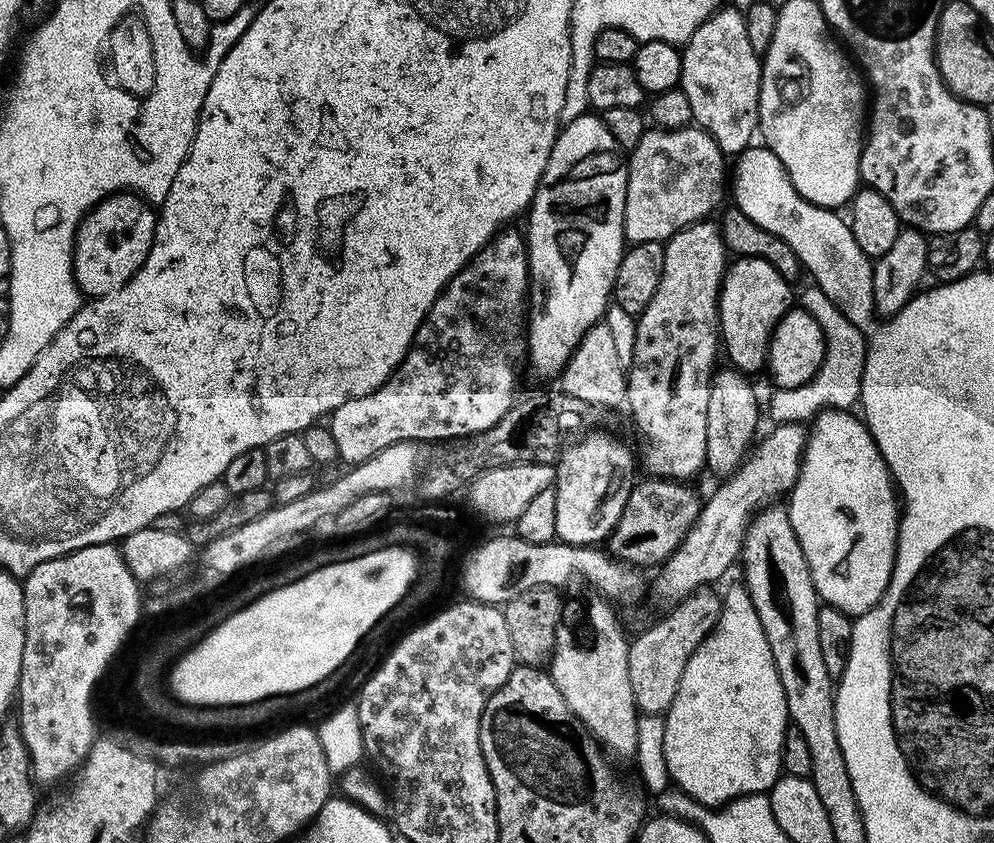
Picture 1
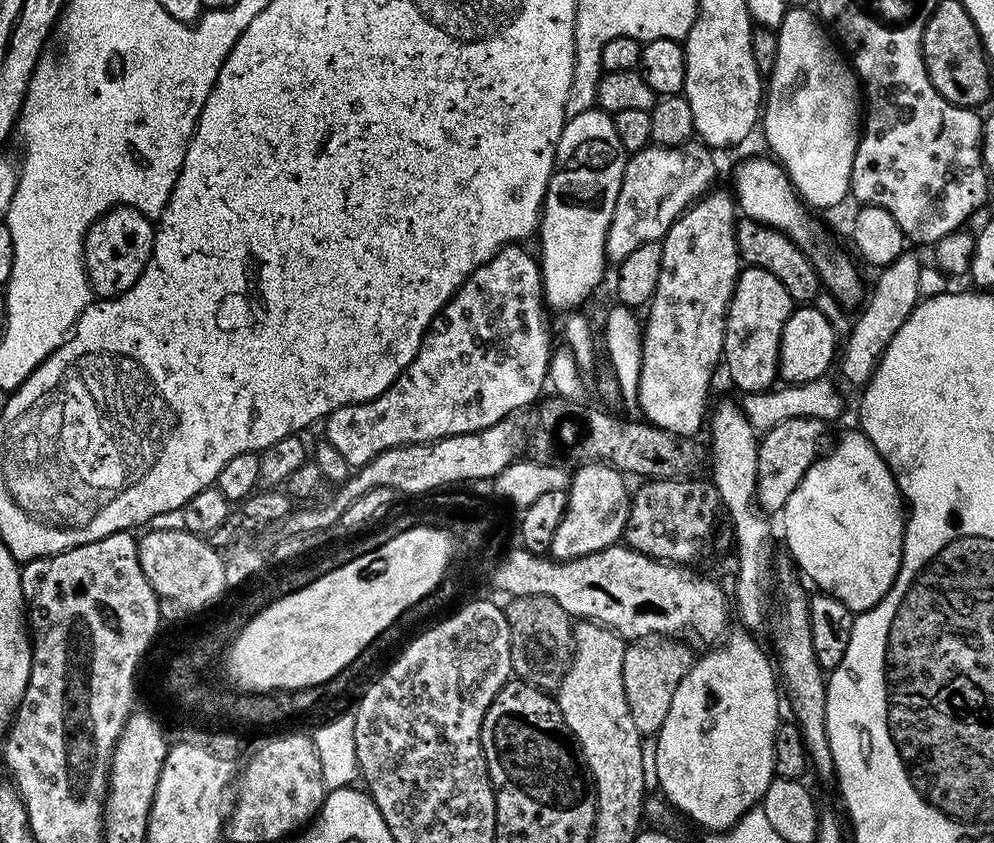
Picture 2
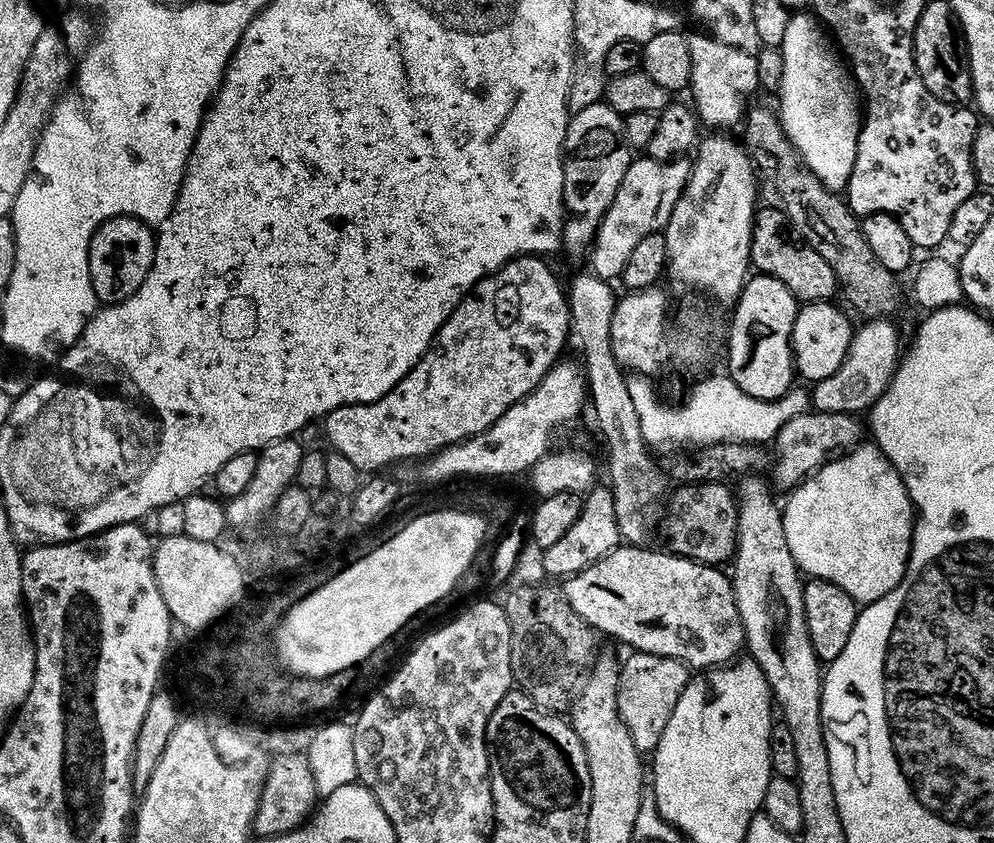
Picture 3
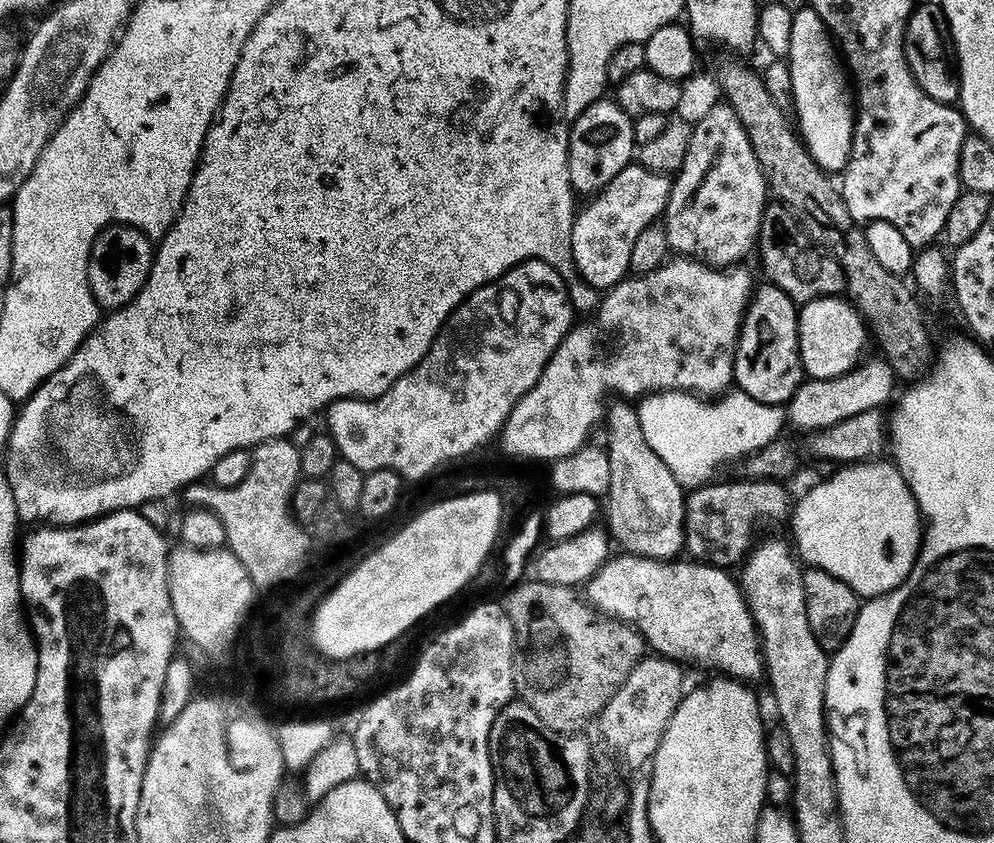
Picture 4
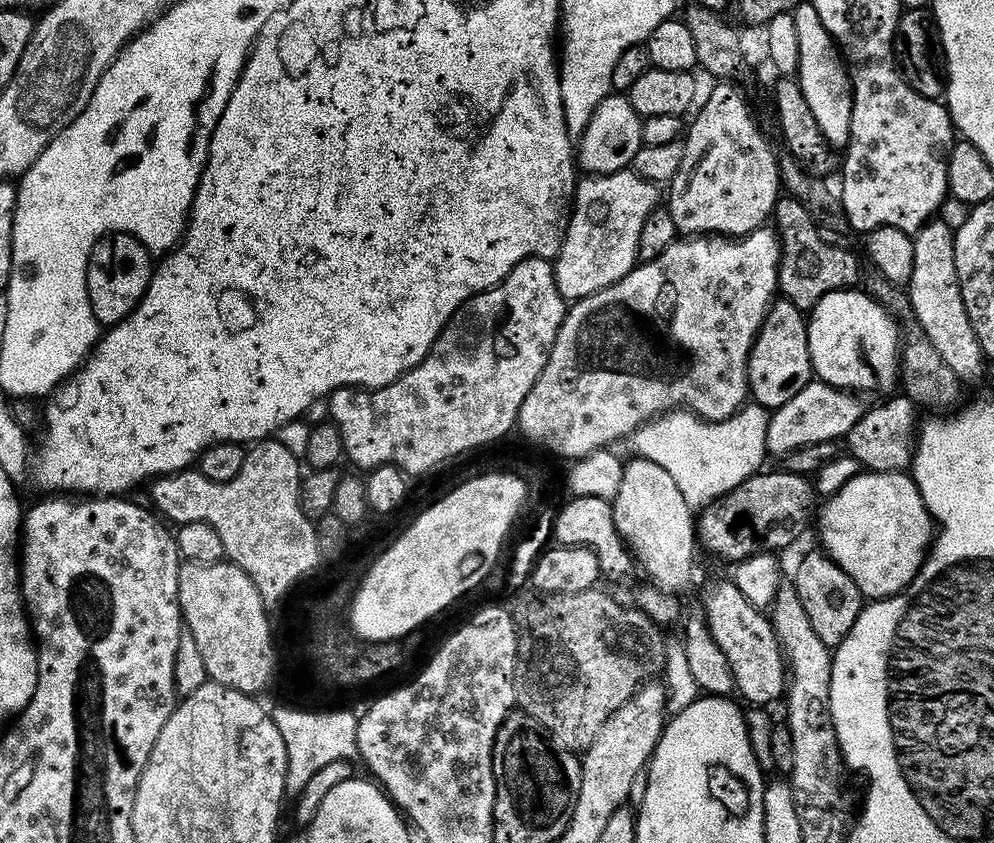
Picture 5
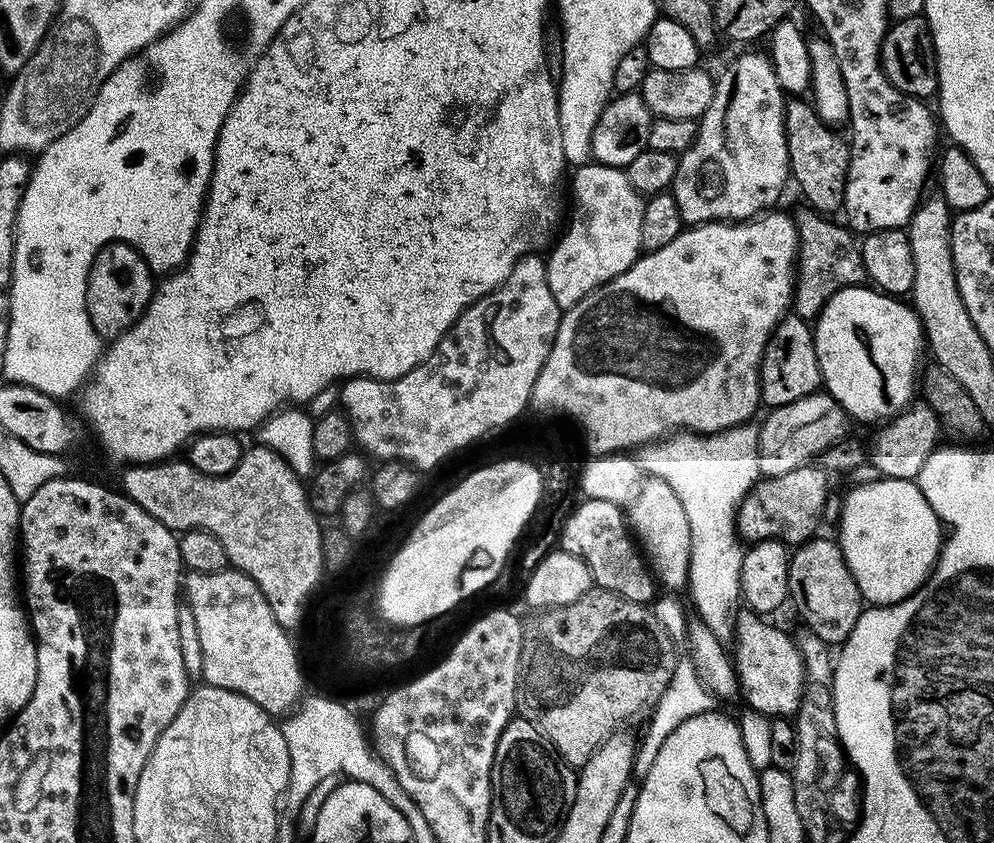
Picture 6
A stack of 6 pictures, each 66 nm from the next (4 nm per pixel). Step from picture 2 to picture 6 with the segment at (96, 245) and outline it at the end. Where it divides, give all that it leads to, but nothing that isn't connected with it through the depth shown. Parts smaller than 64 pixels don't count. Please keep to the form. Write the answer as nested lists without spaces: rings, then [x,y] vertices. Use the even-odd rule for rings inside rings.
[[[123,242],[107,244],[98,250],[90,266],[86,290],[86,310],[90,314],[93,333],[97,337],[105,336],[108,342],[121,336],[127,328],[134,326],[134,322],[140,320],[140,315],[152,301],[153,291],[154,274],[138,250]]]

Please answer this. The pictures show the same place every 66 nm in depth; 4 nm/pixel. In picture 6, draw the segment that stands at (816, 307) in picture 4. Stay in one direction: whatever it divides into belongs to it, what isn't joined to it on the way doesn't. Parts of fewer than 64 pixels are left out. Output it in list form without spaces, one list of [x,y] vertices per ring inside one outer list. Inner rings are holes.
[[[872,286],[838,290],[838,294],[829,298],[816,317],[814,335],[823,387],[844,407],[853,421],[861,420],[864,424],[876,426],[892,419],[913,403],[912,395],[918,392],[916,367],[920,364],[920,351],[925,351],[926,341],[919,316],[903,299],[889,296]]]

